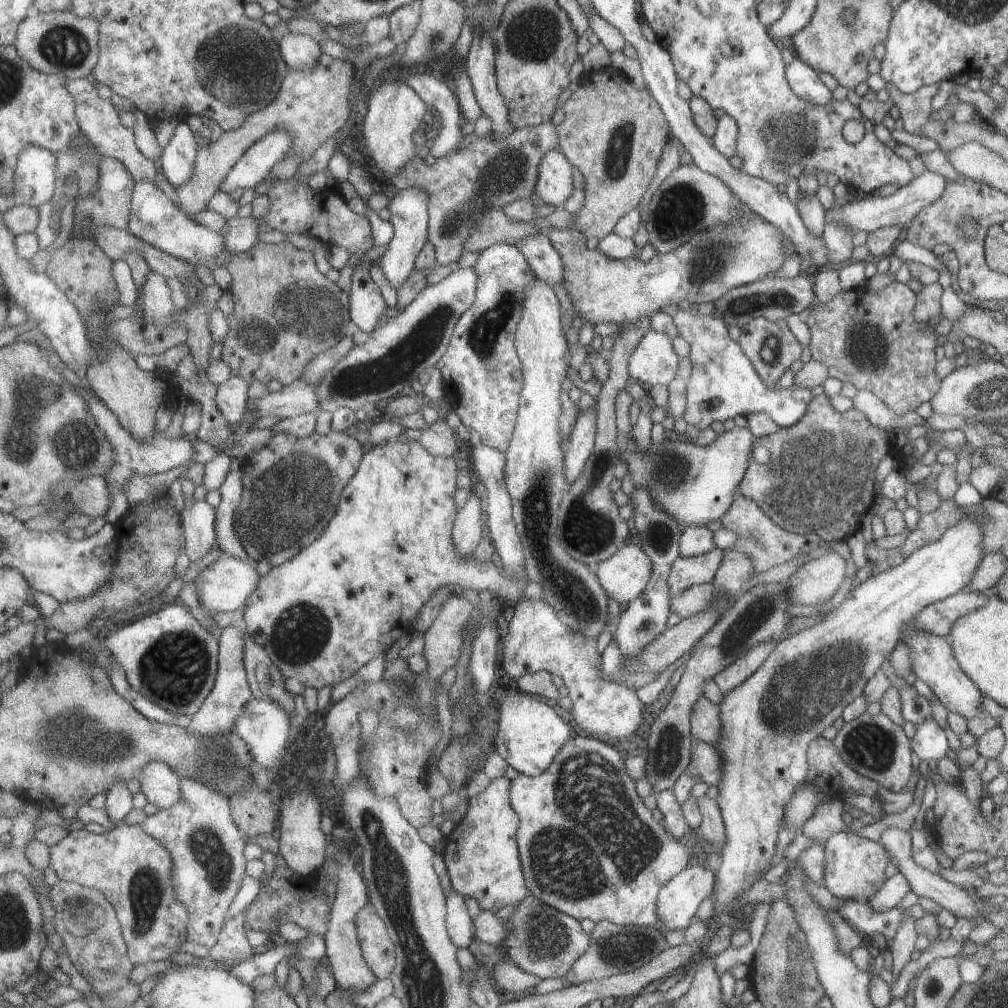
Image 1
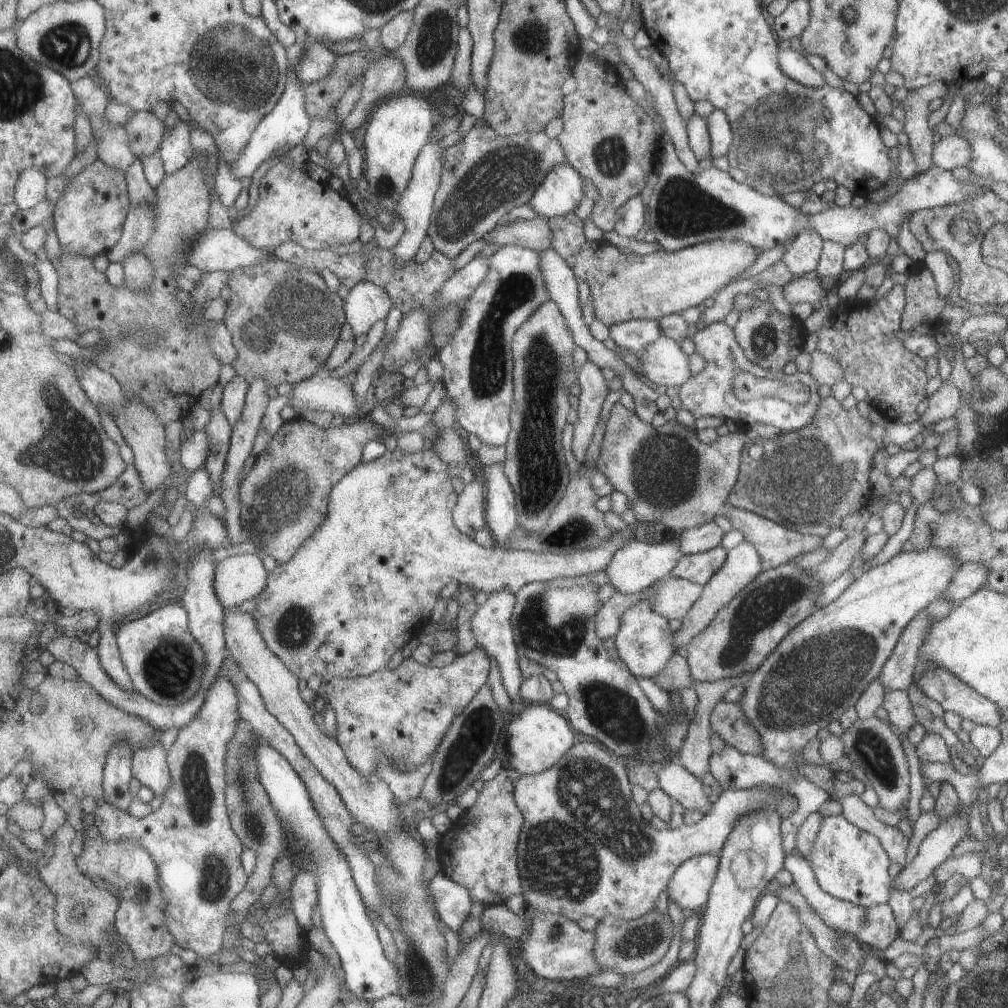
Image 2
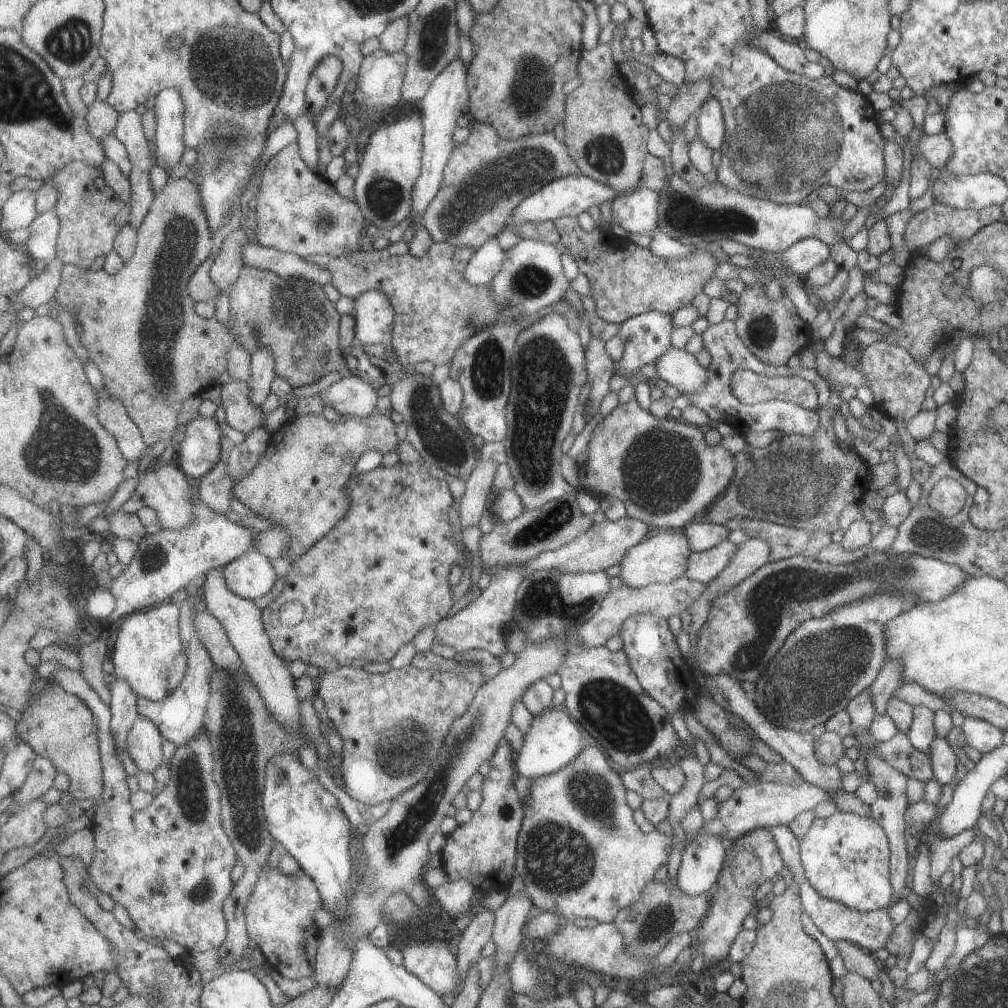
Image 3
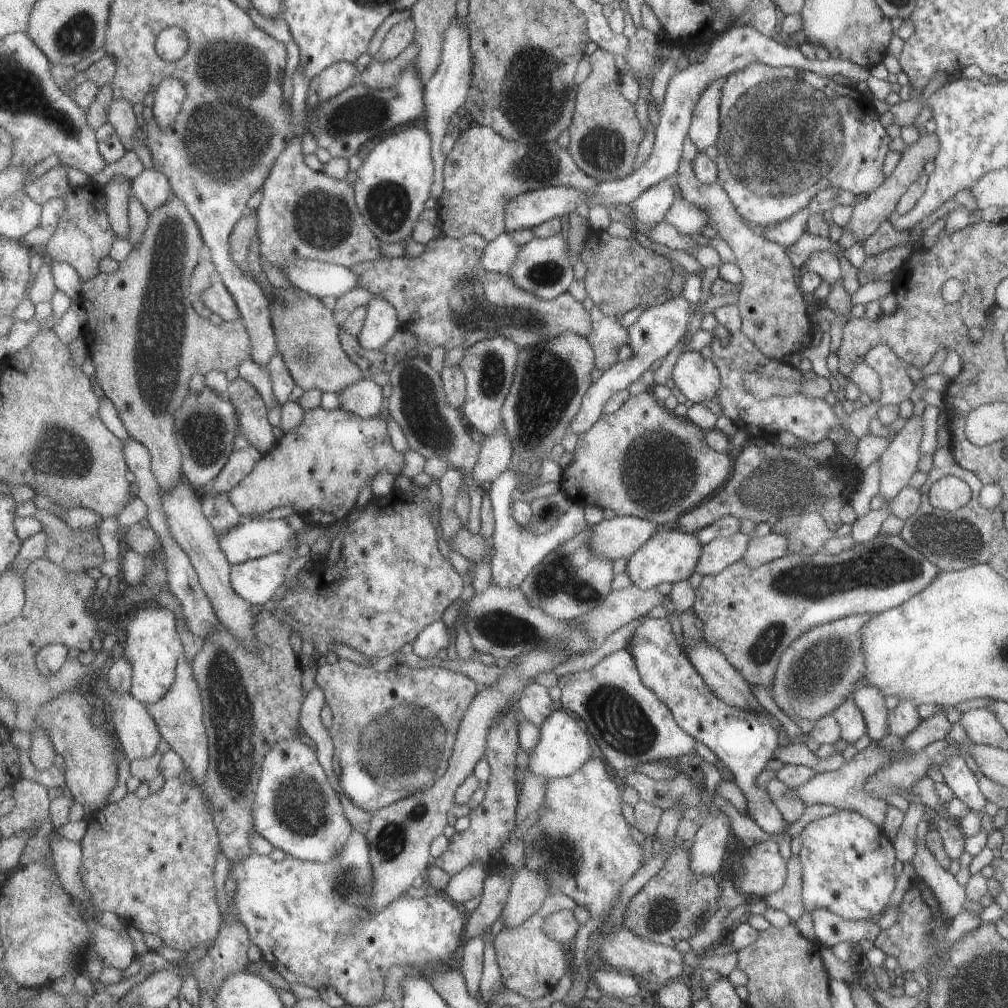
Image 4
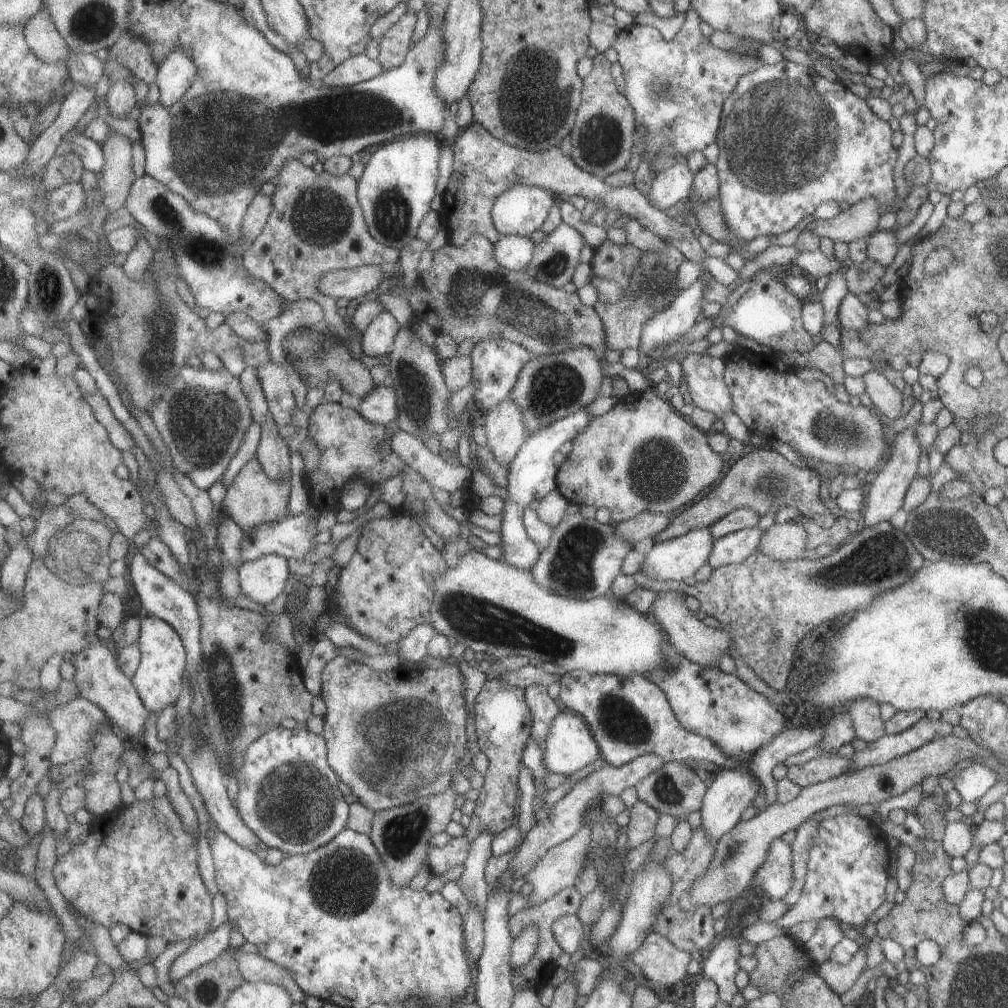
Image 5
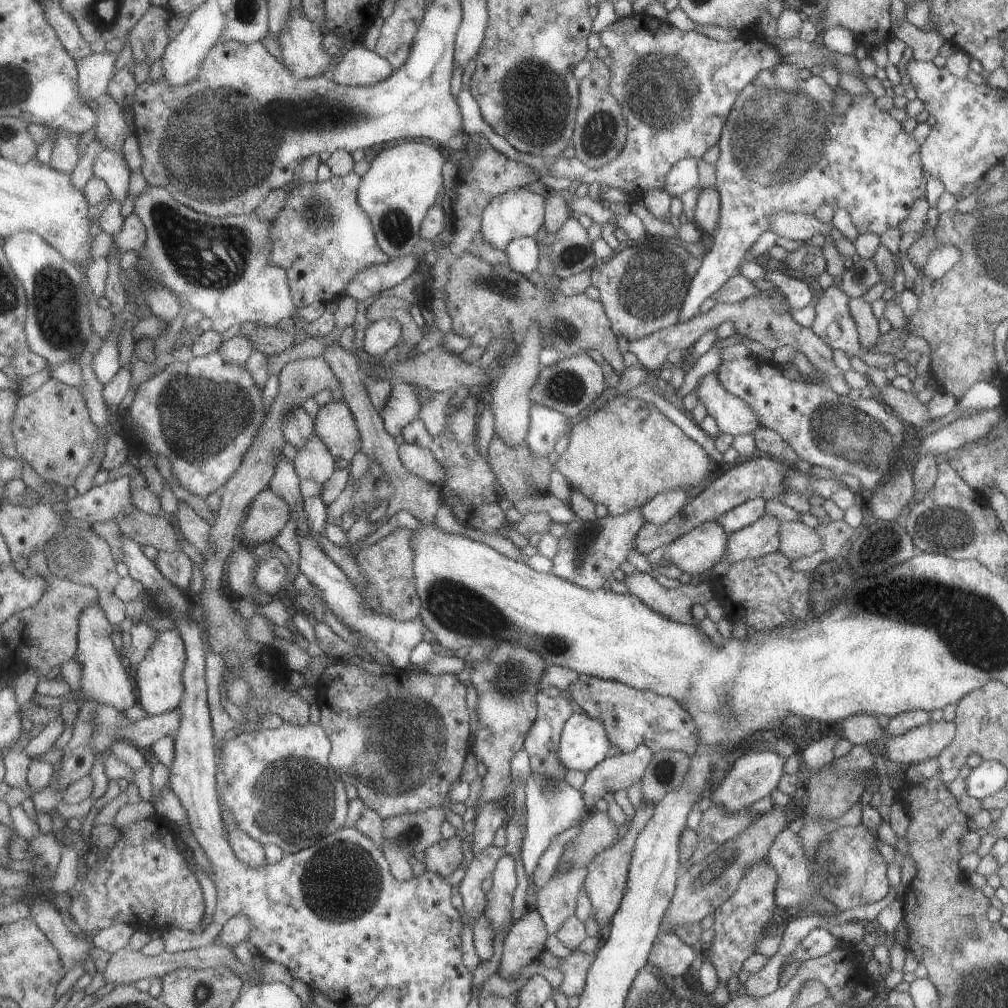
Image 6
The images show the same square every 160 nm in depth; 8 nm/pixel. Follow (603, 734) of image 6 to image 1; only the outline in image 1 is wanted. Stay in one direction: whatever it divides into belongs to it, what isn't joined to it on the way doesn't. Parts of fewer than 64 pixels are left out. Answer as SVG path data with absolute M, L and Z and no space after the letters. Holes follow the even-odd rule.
M507 691L499 697L500 718L496 738L496 752L519 774L540 776L550 769L559 752L575 736L573 727L565 722L557 710L545 702L533 700L525 693Z

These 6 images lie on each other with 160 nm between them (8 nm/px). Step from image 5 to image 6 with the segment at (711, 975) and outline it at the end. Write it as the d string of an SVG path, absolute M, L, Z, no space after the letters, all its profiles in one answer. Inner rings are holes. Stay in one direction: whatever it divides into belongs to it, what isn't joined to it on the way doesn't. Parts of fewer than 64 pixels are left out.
M767 860L762 861L759 865L750 867L739 885L738 892L714 912L715 921L712 928L715 937L709 947L708 956L723 982L729 982L739 970L743 969L747 958L756 952L758 938L764 937L765 932L768 932L769 922L776 916L778 908L775 896L777 885L777 871Z

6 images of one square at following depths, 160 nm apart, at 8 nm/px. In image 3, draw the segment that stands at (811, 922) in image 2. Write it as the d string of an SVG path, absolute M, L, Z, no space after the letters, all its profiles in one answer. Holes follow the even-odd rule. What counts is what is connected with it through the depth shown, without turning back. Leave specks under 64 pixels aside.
M844 940L833 941L837 949L836 955L841 958L843 966L848 973L855 973L867 980L877 980L880 971L875 964L874 955L865 954L857 945Z

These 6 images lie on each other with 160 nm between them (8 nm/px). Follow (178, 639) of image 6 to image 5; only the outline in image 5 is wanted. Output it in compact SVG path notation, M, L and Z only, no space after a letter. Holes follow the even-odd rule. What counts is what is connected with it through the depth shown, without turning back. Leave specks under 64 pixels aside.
M148 614L141 619L138 645L142 652L142 661L132 676L143 704L156 714L174 705L183 690L183 672L187 666L186 645L171 623L158 616Z

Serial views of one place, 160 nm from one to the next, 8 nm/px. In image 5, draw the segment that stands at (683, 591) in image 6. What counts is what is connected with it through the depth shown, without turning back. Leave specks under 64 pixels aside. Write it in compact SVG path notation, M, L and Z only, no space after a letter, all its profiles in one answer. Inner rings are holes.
M677 591L656 593L656 598L653 603L651 603L649 611L656 616L659 623L665 626L664 630L673 643L673 646L675 646L683 656L686 656L697 664L718 667L721 658L723 658L723 654L729 652L729 646L732 643L730 632L707 626L703 624L701 620L697 620L697 618L693 616L692 610L687 608L687 604L685 600L683 600L685 594Z

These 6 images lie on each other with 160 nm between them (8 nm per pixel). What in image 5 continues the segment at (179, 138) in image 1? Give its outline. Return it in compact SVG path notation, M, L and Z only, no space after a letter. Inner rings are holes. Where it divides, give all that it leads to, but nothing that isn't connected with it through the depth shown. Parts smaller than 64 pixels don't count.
M181 47L174 48L158 66L155 83L160 91L160 103L164 107L177 104L186 96L197 73L190 52Z

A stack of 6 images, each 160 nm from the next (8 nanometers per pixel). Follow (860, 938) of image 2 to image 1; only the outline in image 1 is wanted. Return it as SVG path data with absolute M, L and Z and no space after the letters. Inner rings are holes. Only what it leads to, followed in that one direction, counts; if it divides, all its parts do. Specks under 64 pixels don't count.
M843 900L837 910L841 920L853 926L863 937L874 938L881 935L887 943L893 938L901 920L901 911L897 907L888 910L871 910L867 901Z

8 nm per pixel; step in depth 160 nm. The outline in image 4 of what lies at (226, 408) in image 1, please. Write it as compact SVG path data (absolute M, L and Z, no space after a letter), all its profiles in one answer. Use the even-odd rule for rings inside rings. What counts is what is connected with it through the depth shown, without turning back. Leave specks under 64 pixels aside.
M241 377L229 385L228 397L238 413L240 434L265 456L278 443L267 418L268 404L255 386Z

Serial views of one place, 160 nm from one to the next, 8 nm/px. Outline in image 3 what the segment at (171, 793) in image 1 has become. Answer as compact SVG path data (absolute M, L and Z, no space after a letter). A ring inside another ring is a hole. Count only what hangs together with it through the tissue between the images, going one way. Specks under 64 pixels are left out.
M138 715L128 738L131 758L135 761L141 773L154 774L166 763L163 757L163 735L156 724Z

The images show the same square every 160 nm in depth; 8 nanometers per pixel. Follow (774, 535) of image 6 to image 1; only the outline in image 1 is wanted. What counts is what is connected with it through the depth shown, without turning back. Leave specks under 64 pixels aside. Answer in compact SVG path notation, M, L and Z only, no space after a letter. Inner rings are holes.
M716 548L708 554L694 558L680 557L675 560L670 571L669 587L671 588L671 598L677 594L691 588L695 584L713 582L721 564L725 558L725 551Z

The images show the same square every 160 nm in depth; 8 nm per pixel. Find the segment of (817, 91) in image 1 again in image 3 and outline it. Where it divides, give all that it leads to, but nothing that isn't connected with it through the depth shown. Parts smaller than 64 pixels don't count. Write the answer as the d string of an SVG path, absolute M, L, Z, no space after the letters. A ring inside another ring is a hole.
M767 30L754 39L752 45L766 50L783 68L792 73L816 79L824 75L823 68L817 62L809 62L802 52L798 51L793 40Z

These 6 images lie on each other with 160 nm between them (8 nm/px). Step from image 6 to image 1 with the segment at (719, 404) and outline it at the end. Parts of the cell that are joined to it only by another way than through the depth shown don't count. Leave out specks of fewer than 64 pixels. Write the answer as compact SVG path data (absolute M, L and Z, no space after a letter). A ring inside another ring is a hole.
M652 331L633 352L628 370L632 381L639 382L645 388L668 386L675 380L681 360L675 352L674 340L663 332Z

